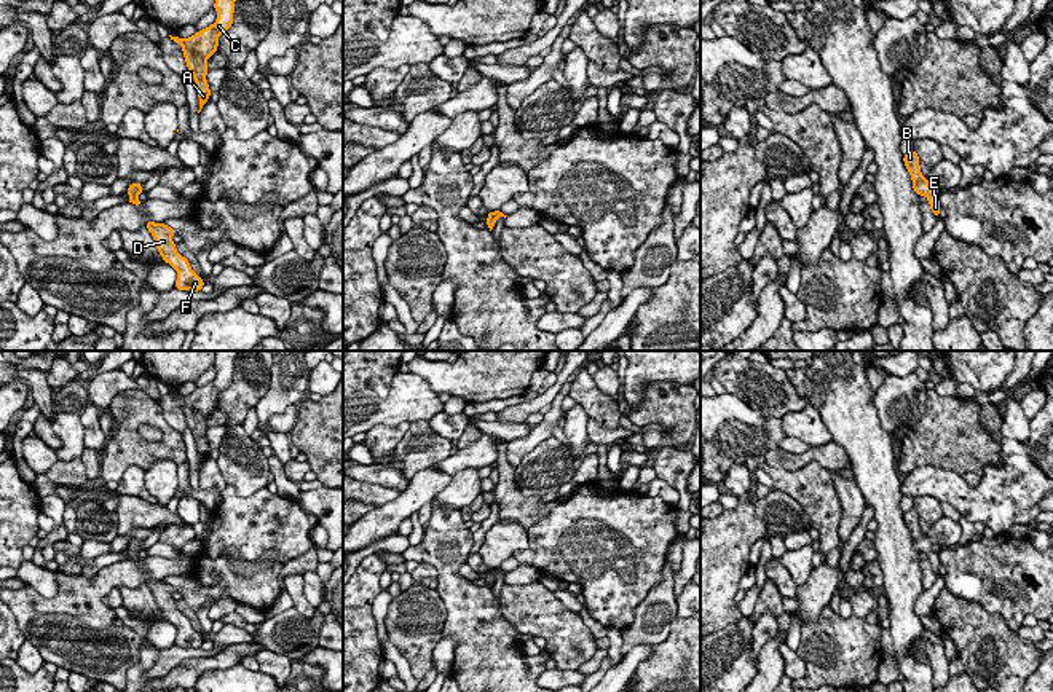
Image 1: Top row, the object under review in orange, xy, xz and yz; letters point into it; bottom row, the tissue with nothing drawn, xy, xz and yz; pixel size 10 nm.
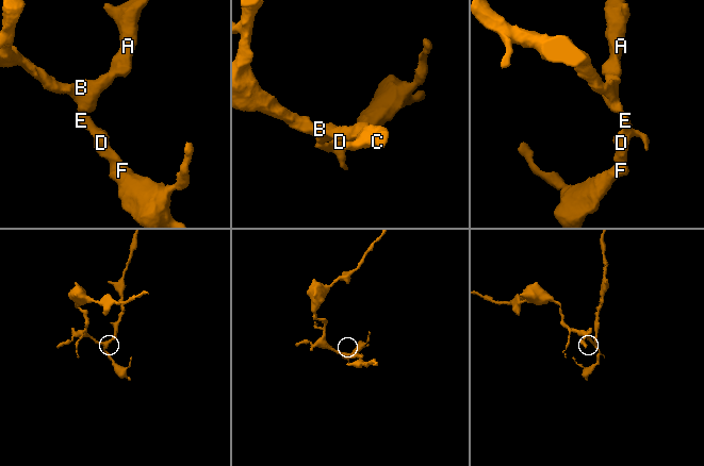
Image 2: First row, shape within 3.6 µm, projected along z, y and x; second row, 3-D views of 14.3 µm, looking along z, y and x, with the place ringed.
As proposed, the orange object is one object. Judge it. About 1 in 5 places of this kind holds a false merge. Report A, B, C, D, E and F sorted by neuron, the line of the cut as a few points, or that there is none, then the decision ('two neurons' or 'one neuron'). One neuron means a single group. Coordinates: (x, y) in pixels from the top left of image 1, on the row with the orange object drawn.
A B C D E F | no cut | one neuron

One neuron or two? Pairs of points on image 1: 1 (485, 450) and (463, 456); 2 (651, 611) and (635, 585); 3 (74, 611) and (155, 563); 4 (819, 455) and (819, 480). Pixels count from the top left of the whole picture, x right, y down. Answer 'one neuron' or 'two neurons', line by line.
1: one neuron
2: two neurons
3: one neuron
4: two neurons

